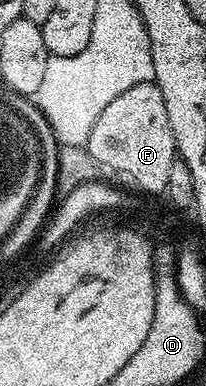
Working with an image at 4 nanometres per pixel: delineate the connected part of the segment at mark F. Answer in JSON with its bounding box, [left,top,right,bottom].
[86,82,177,195]

